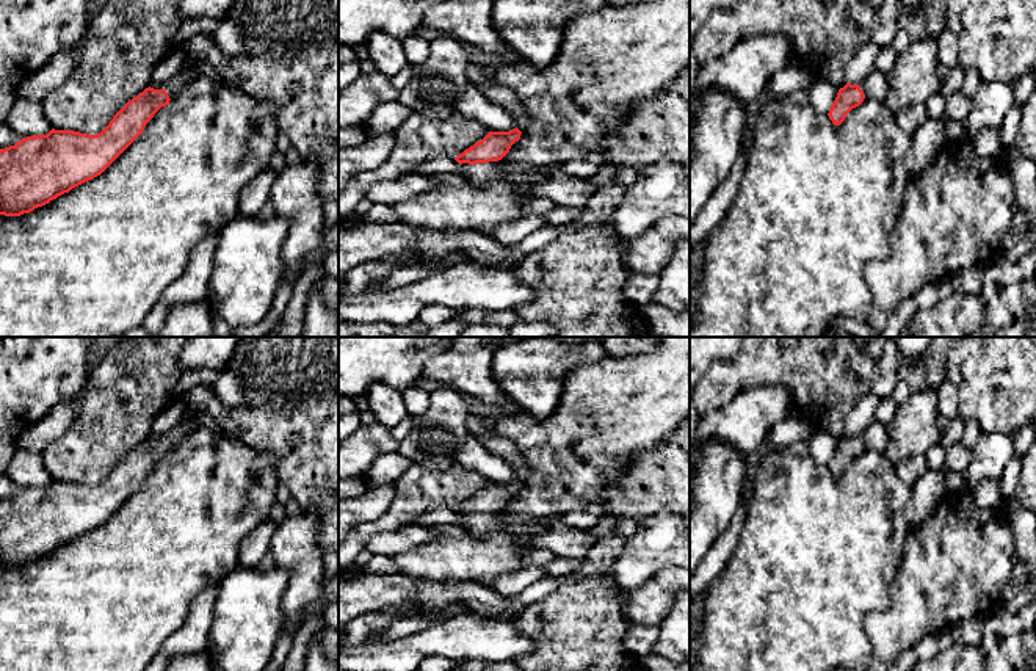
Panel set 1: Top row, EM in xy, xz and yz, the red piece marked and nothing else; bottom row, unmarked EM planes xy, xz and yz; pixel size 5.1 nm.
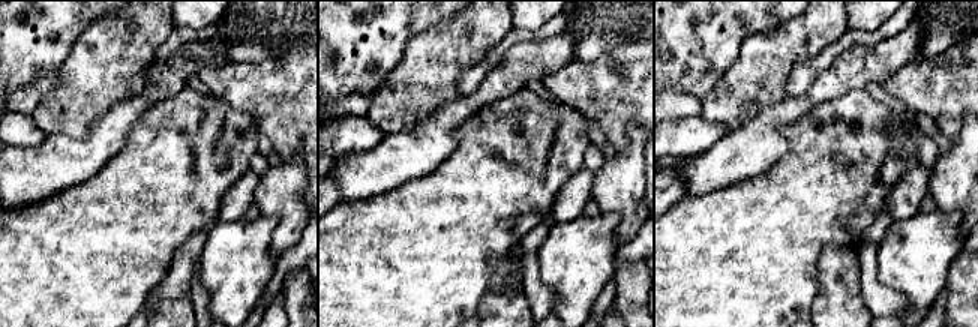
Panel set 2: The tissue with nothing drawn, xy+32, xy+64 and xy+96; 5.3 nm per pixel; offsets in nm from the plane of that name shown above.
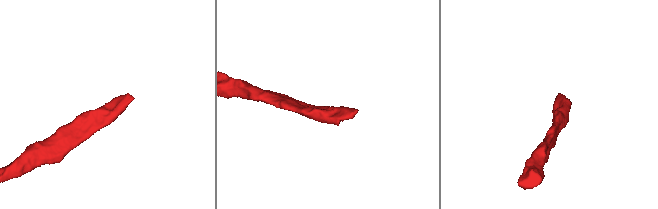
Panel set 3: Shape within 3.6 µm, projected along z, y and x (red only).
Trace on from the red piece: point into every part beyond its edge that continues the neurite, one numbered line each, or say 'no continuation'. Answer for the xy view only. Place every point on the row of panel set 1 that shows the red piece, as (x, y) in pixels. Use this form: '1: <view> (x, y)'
1: xy (184, 74)

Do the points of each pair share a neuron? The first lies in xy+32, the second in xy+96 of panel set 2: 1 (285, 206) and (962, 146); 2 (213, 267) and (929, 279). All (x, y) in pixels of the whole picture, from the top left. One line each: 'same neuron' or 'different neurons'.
1: same neuron
2: same neuron

